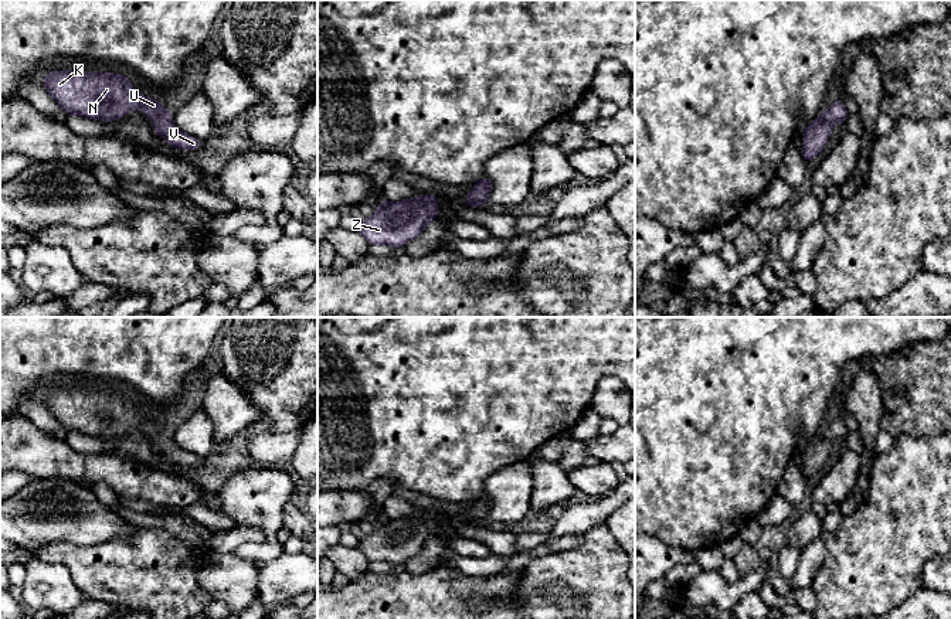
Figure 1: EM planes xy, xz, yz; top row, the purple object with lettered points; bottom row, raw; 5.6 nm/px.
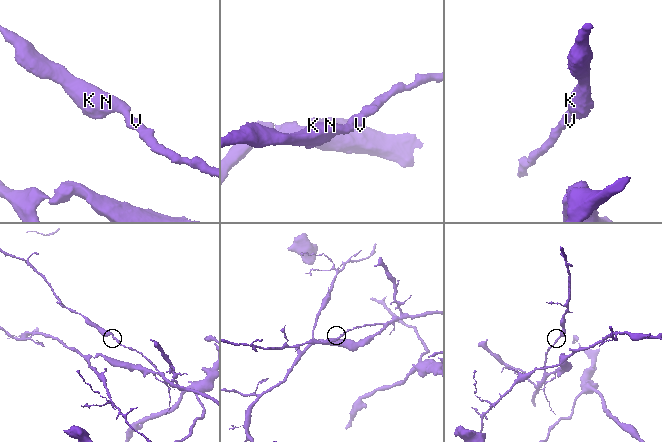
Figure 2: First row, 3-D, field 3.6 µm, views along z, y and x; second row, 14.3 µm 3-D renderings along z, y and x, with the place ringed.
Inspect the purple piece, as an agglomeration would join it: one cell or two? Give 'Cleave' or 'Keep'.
Keep

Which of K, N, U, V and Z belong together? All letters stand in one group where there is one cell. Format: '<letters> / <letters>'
K N U V Z

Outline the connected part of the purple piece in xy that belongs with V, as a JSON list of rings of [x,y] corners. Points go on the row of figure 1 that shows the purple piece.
[[[48,71],[43,84],[67,116],[82,115],[111,122],[123,118],[132,109],[140,109],[150,118],[157,136],[170,143],[173,149],[196,150],[203,144],[201,140],[174,126],[173,110],[163,108],[159,99],[139,95],[125,75]]]

